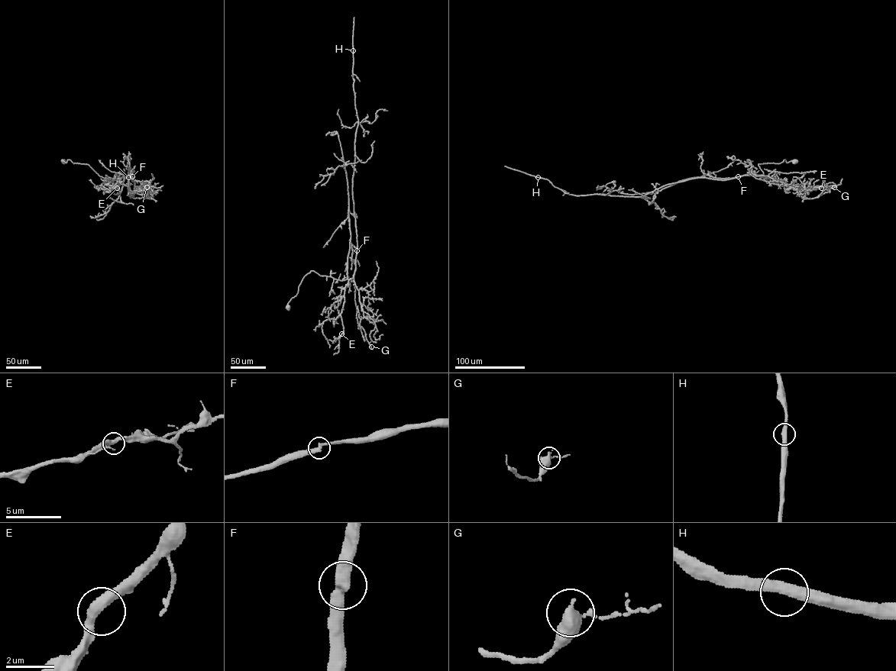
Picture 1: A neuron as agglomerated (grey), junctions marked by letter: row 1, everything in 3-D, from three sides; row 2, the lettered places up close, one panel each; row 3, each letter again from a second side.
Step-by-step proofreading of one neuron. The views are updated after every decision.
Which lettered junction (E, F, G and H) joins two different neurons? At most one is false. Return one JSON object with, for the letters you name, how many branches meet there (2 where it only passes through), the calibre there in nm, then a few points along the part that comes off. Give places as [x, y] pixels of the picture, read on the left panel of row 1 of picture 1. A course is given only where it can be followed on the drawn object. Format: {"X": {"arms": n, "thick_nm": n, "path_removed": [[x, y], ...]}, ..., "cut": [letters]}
{"cut": []}

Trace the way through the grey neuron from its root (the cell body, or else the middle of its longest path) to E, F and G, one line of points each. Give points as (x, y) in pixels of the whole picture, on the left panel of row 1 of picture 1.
E: (63, 161), (88, 164), (103, 178), (123, 177), (115, 187), (118, 189), (117, 188)
F: (63, 161), (66, 162), (69, 159), (73, 163), (88, 164), (104, 178), (132, 176)
G: (63, 161), (88, 164), (104, 178), (118, 179), (127, 175), (139, 190), (136, 191), (137, 187), (147, 187)

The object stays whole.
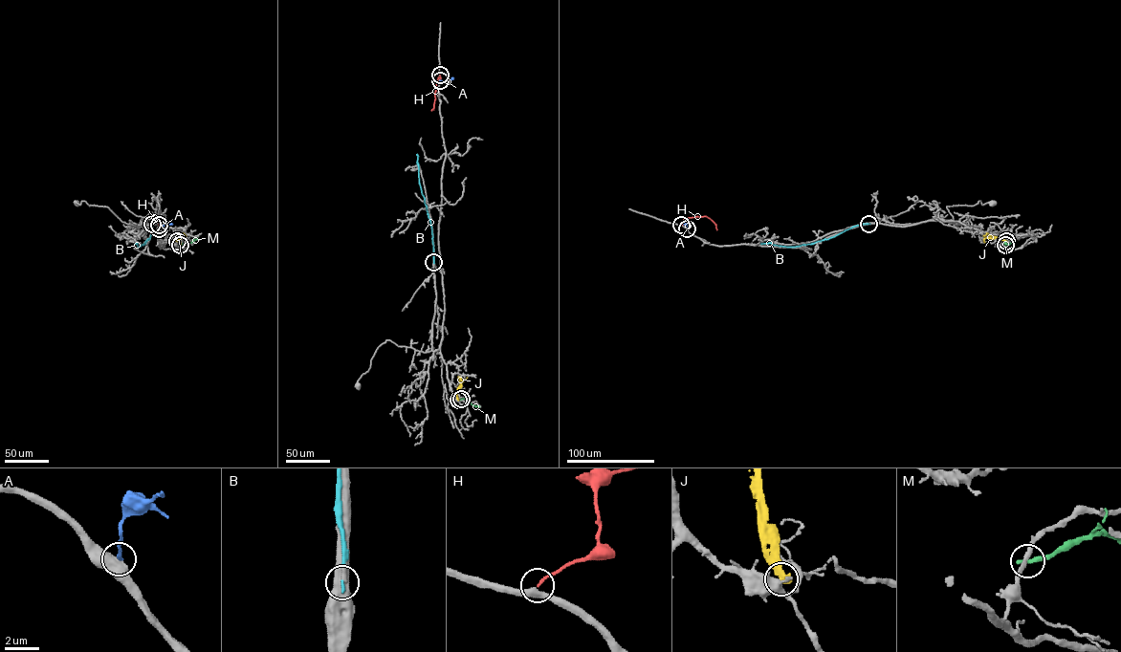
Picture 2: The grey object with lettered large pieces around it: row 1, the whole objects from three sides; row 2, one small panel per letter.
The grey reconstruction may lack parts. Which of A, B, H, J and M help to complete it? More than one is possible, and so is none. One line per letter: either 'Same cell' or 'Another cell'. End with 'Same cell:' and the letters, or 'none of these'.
A: Another cell
B: Another cell
H: Same cell
J: Another cell
M: Another cell
Same cell: H

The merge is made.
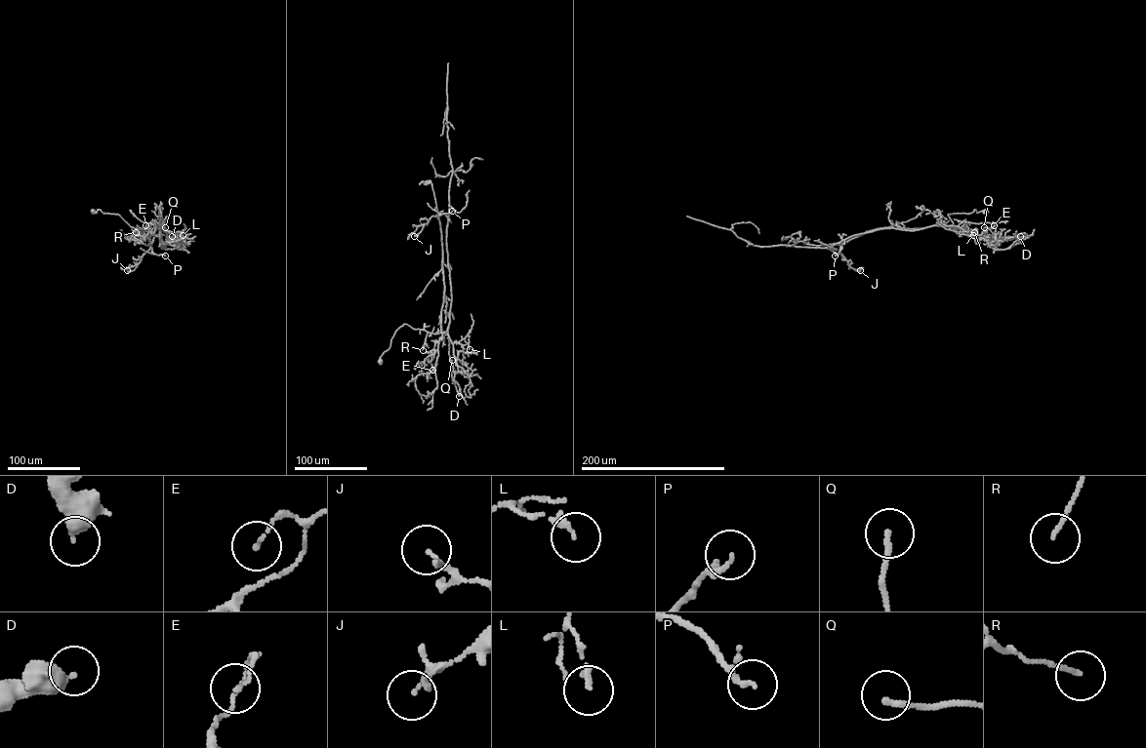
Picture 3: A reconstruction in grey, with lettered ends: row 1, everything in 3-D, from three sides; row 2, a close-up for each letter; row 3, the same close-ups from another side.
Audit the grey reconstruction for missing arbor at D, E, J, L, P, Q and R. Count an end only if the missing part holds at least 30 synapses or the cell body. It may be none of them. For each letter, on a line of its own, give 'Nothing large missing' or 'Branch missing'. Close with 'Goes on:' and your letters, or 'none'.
D: Nothing large missing
E: Nothing large missing
J: Nothing large missing
L: Nothing large missing
P: Nothing large missing
Q: Nothing large missing
R: Nothing large missing
Goes on: none

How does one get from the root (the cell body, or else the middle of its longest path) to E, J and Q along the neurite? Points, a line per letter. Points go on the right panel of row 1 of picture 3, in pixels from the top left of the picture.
E: (985, 211), (977, 213), (974, 210), (970, 213), (948, 216), (954, 228), (962, 227), (977, 238), (994, 225)
J: (985, 211), (948, 214), (957, 229), (893, 225), (866, 231), (839, 249), (849, 266), (860, 270)
Q: (985, 211), (948, 214), (955, 229), (959, 225), (985, 240), (998, 242), (991, 230), (984, 227)

